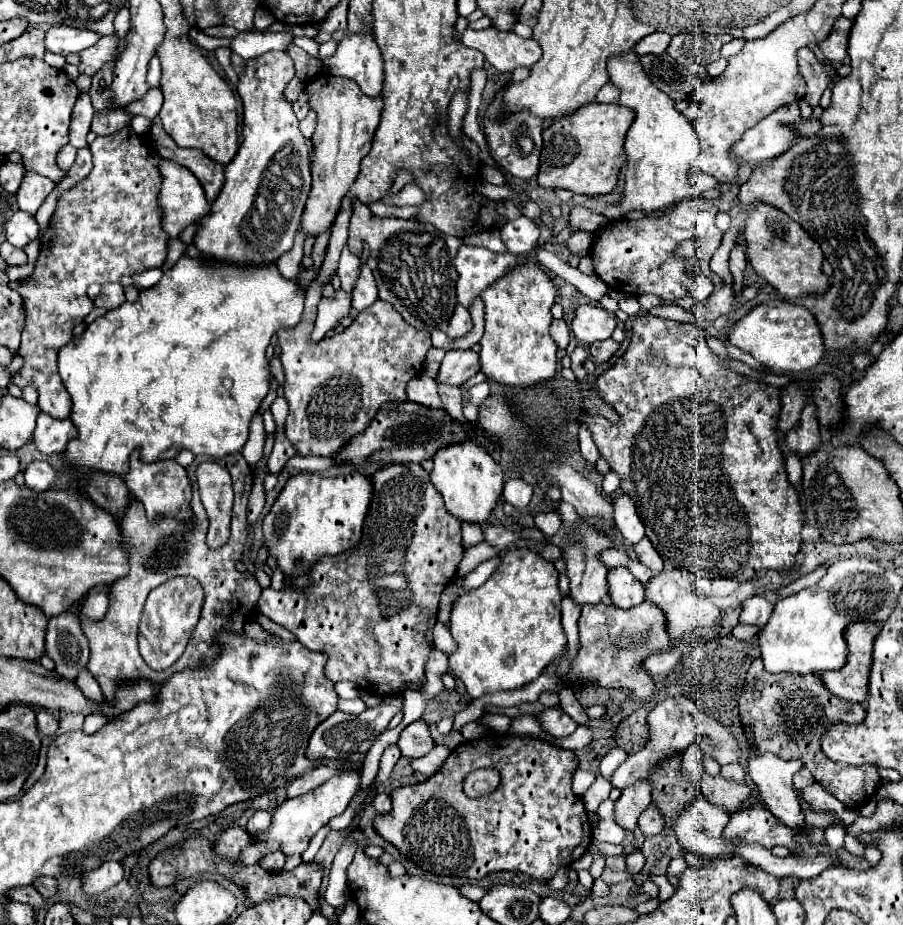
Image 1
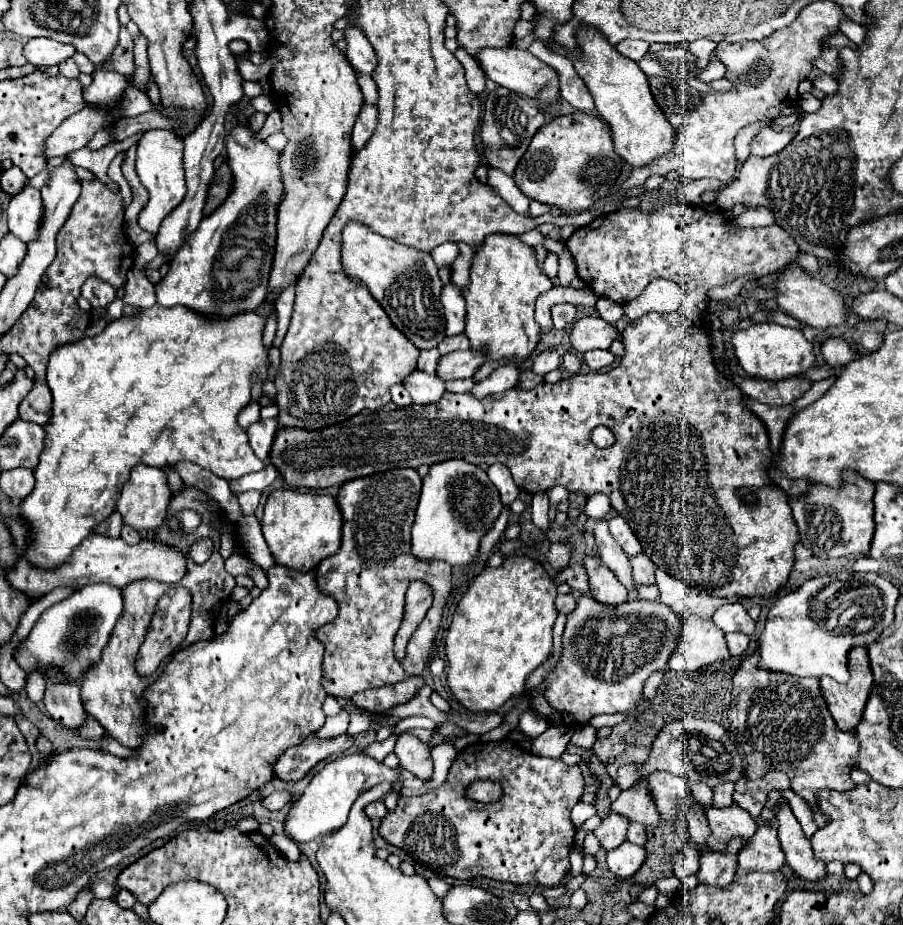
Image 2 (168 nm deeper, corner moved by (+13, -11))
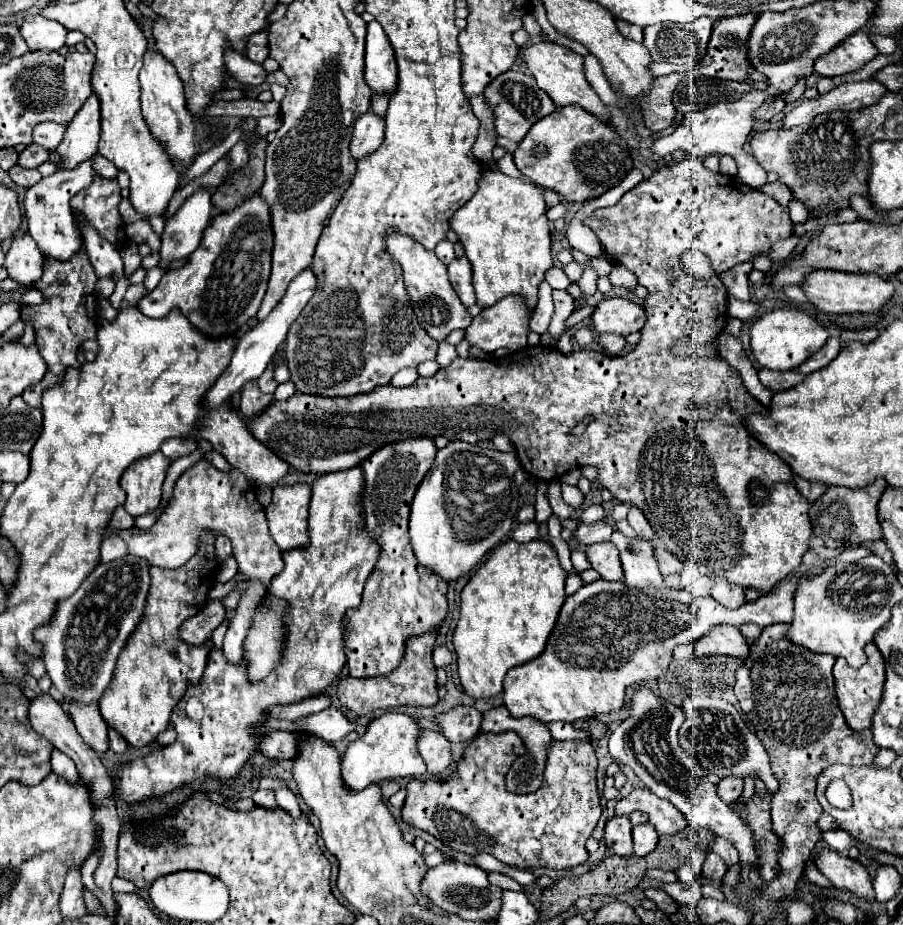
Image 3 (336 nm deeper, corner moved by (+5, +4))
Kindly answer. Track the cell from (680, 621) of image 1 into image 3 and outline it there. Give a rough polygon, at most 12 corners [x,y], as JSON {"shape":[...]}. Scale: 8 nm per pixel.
{"shape":[[719,624],[693,642],[693,656],[745,659],[750,645],[739,628]]}

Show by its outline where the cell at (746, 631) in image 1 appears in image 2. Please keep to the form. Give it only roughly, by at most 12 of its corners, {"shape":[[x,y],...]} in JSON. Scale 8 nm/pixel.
{"shape":[[727,633],[727,645],[733,657],[749,647],[749,637],[743,633]]}

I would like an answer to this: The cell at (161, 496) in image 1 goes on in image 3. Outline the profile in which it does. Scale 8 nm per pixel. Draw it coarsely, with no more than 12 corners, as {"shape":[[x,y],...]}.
{"shape":[[135,460],[119,484],[131,516],[153,512],[171,460]]}

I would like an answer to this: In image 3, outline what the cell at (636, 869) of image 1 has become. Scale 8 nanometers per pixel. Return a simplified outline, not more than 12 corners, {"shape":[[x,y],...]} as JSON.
{"shape":[[651,824],[633,826],[633,854],[647,856],[659,834]]}

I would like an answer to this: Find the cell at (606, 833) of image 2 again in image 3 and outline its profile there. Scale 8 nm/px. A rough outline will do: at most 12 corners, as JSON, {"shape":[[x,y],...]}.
{"shape":[[611,816],[605,844],[617,856],[633,848],[629,816]]}

